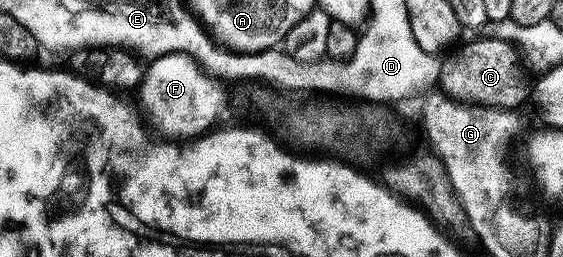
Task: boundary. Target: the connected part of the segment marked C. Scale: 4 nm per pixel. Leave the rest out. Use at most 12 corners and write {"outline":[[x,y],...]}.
{"outline":[[476,39],[441,62],[439,90],[465,105],[520,109],[521,52]]}

